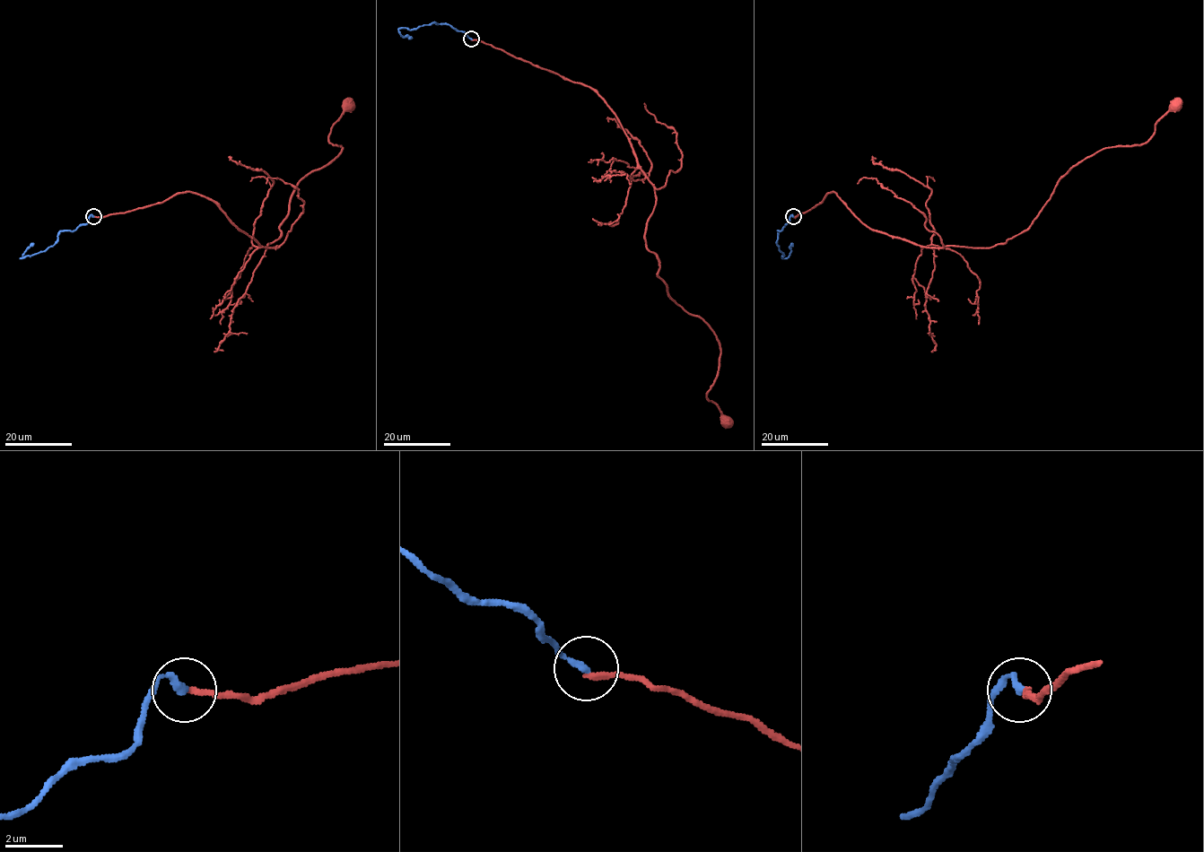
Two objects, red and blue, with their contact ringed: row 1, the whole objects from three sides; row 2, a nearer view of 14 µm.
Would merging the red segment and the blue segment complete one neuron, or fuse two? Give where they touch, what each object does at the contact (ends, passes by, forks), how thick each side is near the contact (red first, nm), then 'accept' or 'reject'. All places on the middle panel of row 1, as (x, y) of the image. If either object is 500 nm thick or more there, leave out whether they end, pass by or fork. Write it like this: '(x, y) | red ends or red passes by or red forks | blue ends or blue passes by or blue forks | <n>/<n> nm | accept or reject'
(471, 39) | red ends | blue ends | 200/240 nm | reject

